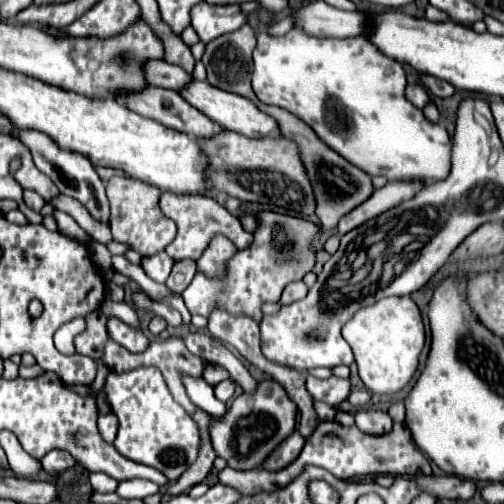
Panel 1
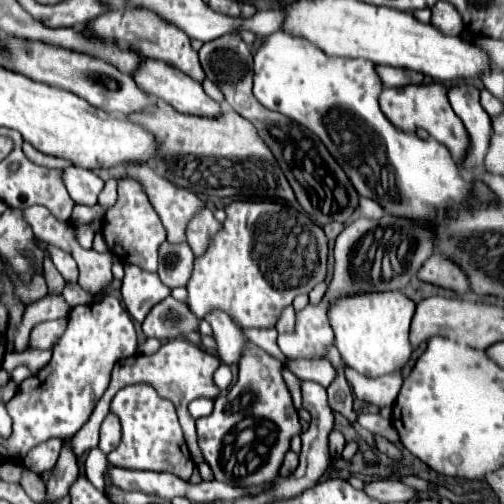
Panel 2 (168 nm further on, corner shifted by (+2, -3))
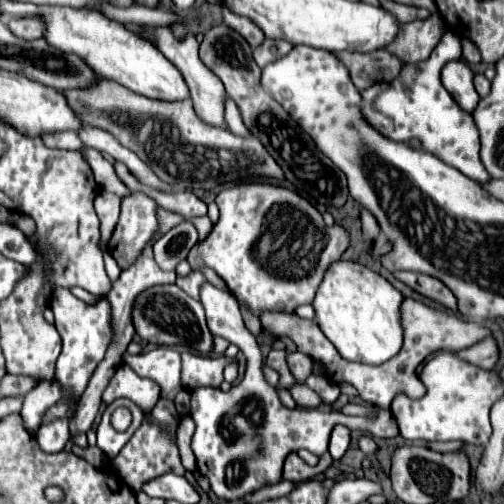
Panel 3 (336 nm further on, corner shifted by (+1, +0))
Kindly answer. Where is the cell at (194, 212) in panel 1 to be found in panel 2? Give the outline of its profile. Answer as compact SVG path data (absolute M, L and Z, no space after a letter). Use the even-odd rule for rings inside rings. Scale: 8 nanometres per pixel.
M127 164L127 176L129 174L137 174L137 182L161 216L167 230L167 240L171 244L185 242L187 222L203 206L201 200L193 192L157 176L149 164Z

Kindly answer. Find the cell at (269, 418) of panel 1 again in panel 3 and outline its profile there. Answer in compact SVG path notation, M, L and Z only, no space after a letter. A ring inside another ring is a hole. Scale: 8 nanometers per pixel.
M204 283L202 291L200 291L200 301L204 305L204 309L206 309L208 329L212 331L212 335L220 335L220 337L228 339L246 357L246 375L228 393L218 393L218 389L214 389L214 387L204 387L204 389L198 389L196 393L192 393L192 411L190 411L190 417L196 423L196 433L192 437L192 451L196 455L198 471L210 479L212 491L220 499L236 501L244 493L250 493L252 489L260 489L264 485L274 485L276 481L282 479L284 459L292 451L308 449L314 455L322 455L324 451L328 451L330 431L338 423L346 425L348 429L352 429L356 433L368 433L372 437L396 437L398 435L398 425L396 425L396 419L394 419L390 409L380 409L378 411L378 419L374 419L374 421L370 421L366 417L346 417L346 415L342 415L338 411L322 413L318 409L286 409L282 405L280 397L278 397L278 389L272 387L266 381L266 377L264 377L264 355L260 351L260 345L258 345L256 337L246 329L236 299L230 293L224 293L224 291L216 289L216 287L212 287L210 283Z

